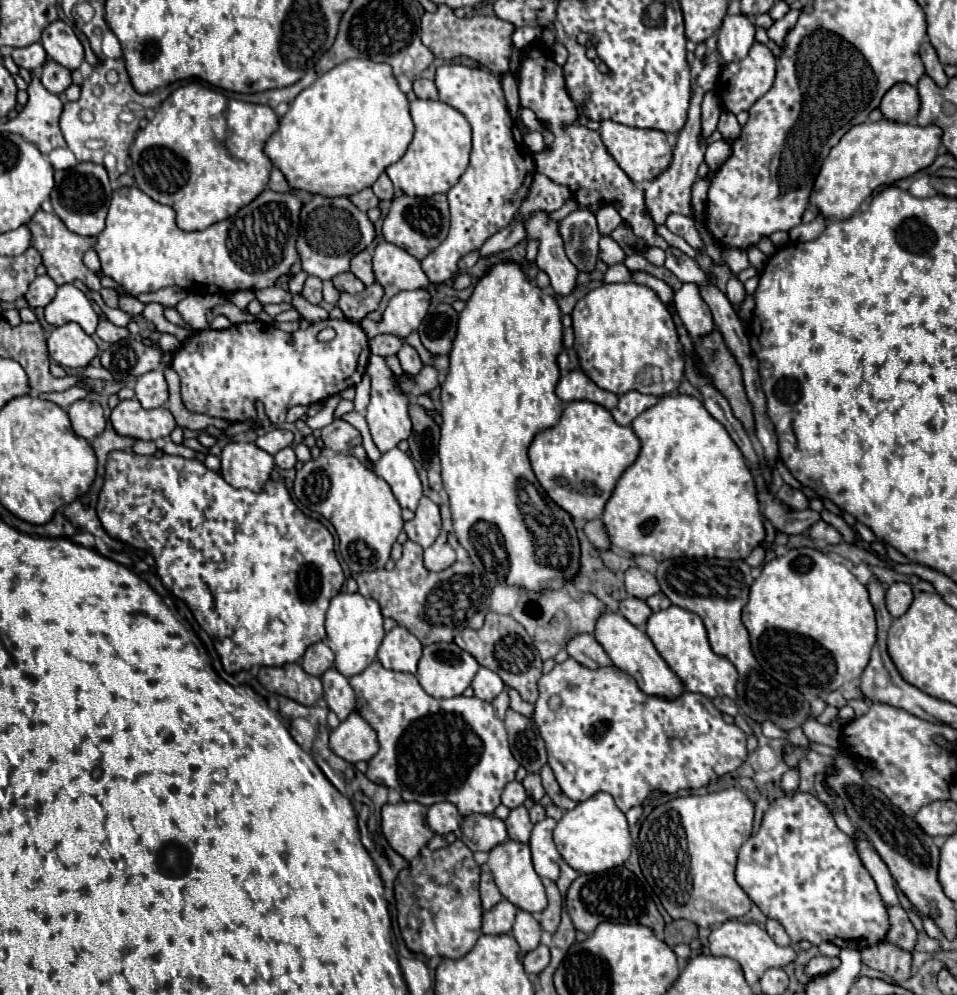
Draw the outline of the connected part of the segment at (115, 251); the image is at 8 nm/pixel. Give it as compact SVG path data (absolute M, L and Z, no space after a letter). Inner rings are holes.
M125 186L113 192L105 230L95 236L93 250L101 260L103 274L113 278L131 296L139 296L143 292L157 292L165 286L181 286L193 294L229 294L237 290L261 290L273 286L277 278L287 274L289 266L297 260L295 240L299 228L299 212L301 200L295 194L277 194L273 190L263 190L235 216L211 224L201 232L183 232L175 224L175 210L171 206L155 202L137 186Z

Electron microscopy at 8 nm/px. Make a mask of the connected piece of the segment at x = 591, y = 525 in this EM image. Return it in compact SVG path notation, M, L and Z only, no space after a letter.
M599 518L585 524L585 534L587 534L587 538L591 540L591 544L595 548L599 548L599 550L609 550L611 548L611 540L609 540L607 528Z

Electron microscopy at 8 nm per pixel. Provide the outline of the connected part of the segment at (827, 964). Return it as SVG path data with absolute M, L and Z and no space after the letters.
M815 956L809 960L805 972L813 978L813 976L819 976L819 974L827 974L835 968L835 960L833 958L827 958L827 956Z

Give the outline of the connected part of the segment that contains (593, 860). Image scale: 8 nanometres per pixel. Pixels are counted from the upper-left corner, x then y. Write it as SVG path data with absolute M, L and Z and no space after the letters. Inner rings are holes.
M597 792L589 800L579 802L573 810L565 812L565 816L557 822L553 840L563 860L573 870L587 874L623 866L631 854L631 836L629 836L627 818L617 808L613 796L607 792Z

